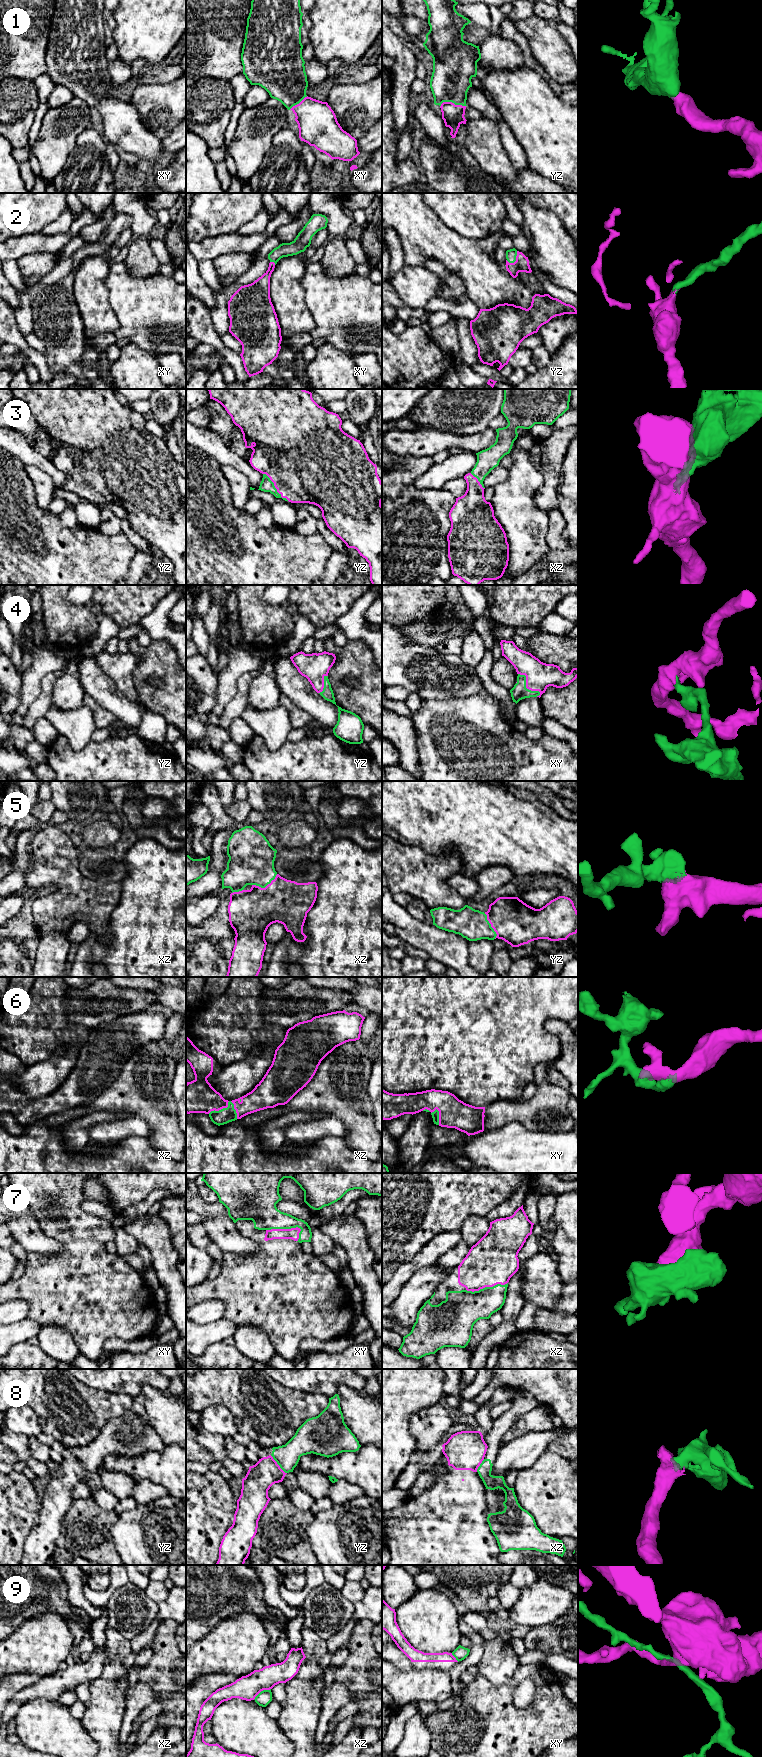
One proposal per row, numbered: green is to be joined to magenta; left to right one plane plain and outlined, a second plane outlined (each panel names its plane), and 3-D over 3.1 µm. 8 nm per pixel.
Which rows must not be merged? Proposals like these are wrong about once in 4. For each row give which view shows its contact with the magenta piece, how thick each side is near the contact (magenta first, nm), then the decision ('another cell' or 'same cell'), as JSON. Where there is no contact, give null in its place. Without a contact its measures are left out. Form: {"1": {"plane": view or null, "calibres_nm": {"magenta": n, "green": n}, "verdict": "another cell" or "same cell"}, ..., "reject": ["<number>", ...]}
{"1": {"plane": "yz", "calibres_nm": {"magenta": 180, "green": 320}, "verdict": "same cell"}, "2": {"plane": "yz", "calibres_nm": {"magenta": 120, "green": 90}, "verdict": "same cell"}, "3": {"plane": "yz", "calibres_nm": {"magenta": 500, "green": 110}, "verdict": "same cell"}, "4": {"plane": "xy", "calibres_nm": {"magenta": 220, "green": 120}, "verdict": "same cell"}, "5": {"plane": "xz", "calibres_nm": {"magenta": 360, "green": 360}, "verdict": "same cell"}, "6": {"plane": "xz", "calibres_nm": {"magenta": 280, "green": 120}, "verdict": "same cell"}, "7": {"plane": "xy", "calibres_nm": {"magenta": 90, "green": 240}, "verdict": "same cell"}, "8": {"plane": "yz", "calibres_nm": {"magenta": 220, "green": 200}, "verdict": "another cell"}, "9": {"plane": "xz", "calibres_nm": {"magenta": 190, "green": 110}, "verdict": "another cell"}, "reject": ["8", "9"]}

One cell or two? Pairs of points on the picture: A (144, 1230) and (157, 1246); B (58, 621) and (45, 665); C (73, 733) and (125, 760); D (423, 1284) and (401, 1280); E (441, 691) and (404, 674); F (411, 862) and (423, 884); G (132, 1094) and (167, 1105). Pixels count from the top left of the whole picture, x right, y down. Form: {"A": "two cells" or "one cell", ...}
{"A": "one cell", "B": "two cells", "C": "two cells", "D": "two cells", "E": "one cell", "F": "one cell", "G": "one cell"}

